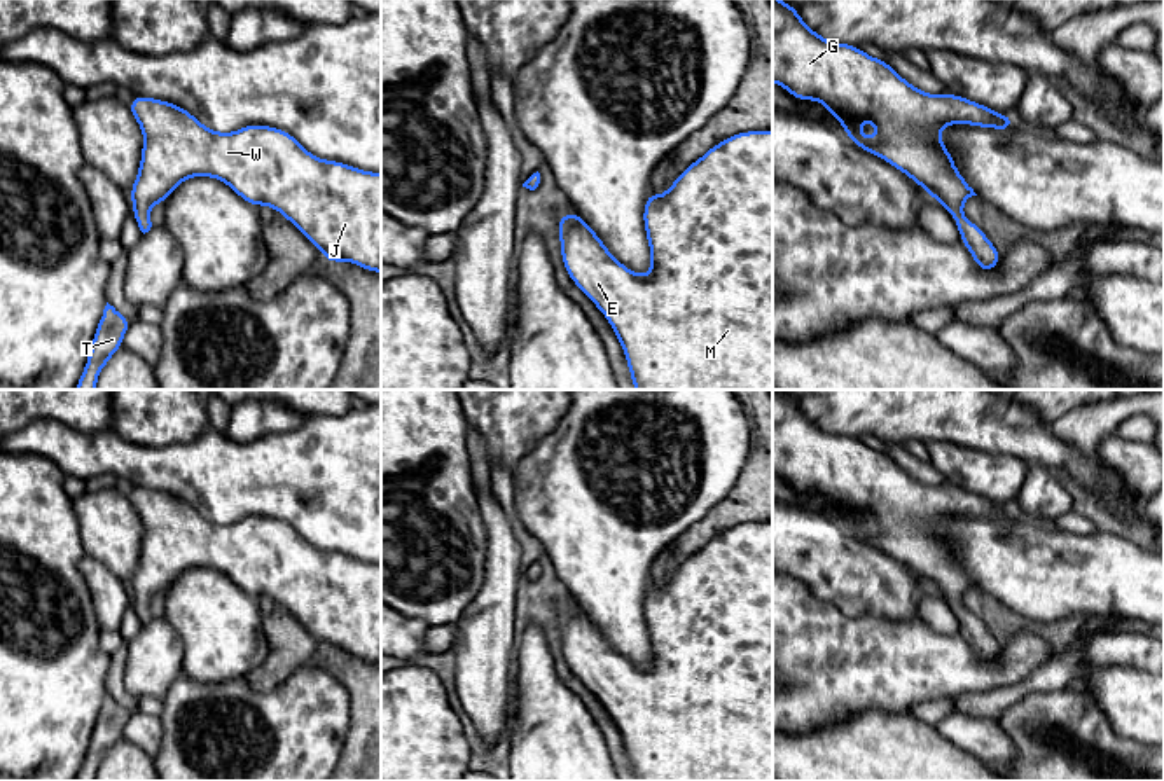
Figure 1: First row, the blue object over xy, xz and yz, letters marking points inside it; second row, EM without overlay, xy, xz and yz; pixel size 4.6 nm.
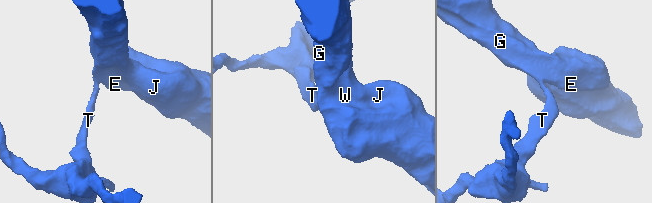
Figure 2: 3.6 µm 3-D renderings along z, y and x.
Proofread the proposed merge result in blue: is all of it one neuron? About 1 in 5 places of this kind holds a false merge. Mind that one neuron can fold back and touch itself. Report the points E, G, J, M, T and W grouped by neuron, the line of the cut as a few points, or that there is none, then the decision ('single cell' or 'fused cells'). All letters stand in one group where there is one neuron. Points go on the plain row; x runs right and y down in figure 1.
E G J M T W; no cut; single cell

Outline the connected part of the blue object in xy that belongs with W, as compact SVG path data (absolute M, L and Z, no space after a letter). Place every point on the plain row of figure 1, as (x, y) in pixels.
M135 487L128 500L143 522L140 561L129 584L133 608L143 625L152 619L149 605L156 594L164 594L191 568L213 568L252 598L267 596L280 603L327 653L348 652L381 664L381 564L318 550L278 519L252 515L218 524L185 500L147 487Z

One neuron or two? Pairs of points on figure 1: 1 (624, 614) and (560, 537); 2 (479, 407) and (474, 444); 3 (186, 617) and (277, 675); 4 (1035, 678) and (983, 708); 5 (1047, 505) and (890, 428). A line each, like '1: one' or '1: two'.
1: one
2: two
3: two
4: one
5: two

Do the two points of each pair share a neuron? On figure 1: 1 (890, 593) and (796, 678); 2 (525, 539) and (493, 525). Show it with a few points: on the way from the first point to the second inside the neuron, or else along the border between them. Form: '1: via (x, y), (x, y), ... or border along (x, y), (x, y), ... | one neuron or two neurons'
1: border along (827, 601), (848, 615), (879, 615), (906, 621) | two neurons
2: border along (493, 497), (512, 528), (523, 573) | two neurons

